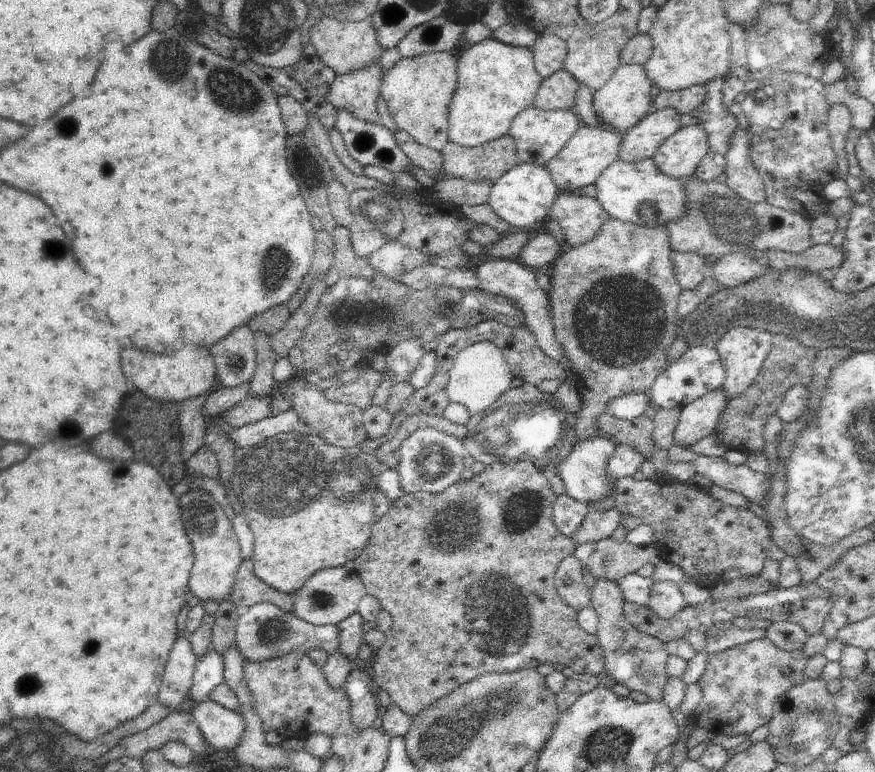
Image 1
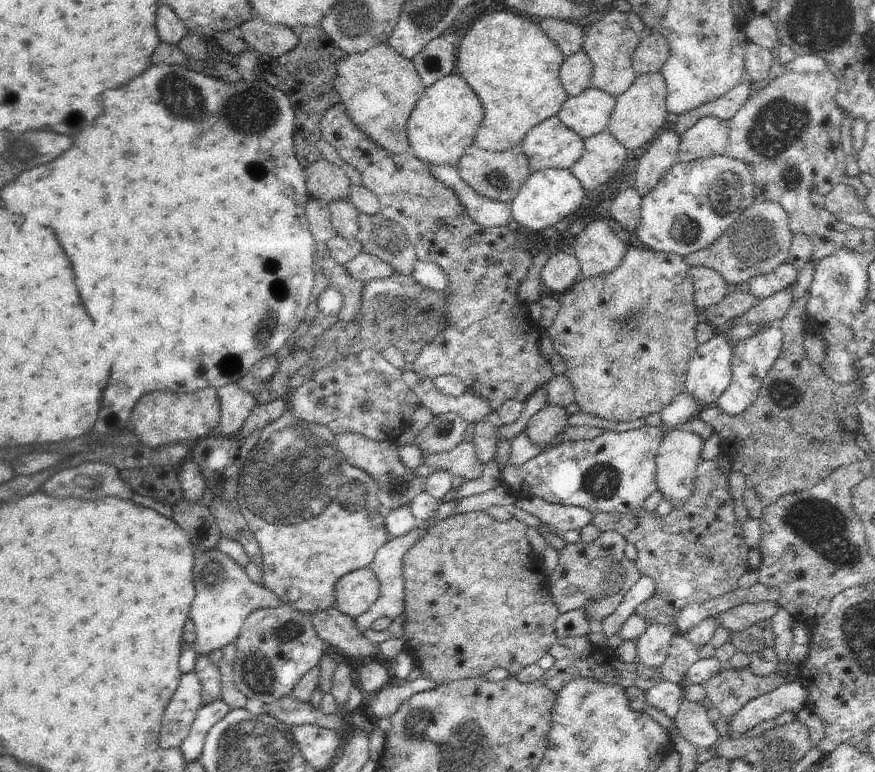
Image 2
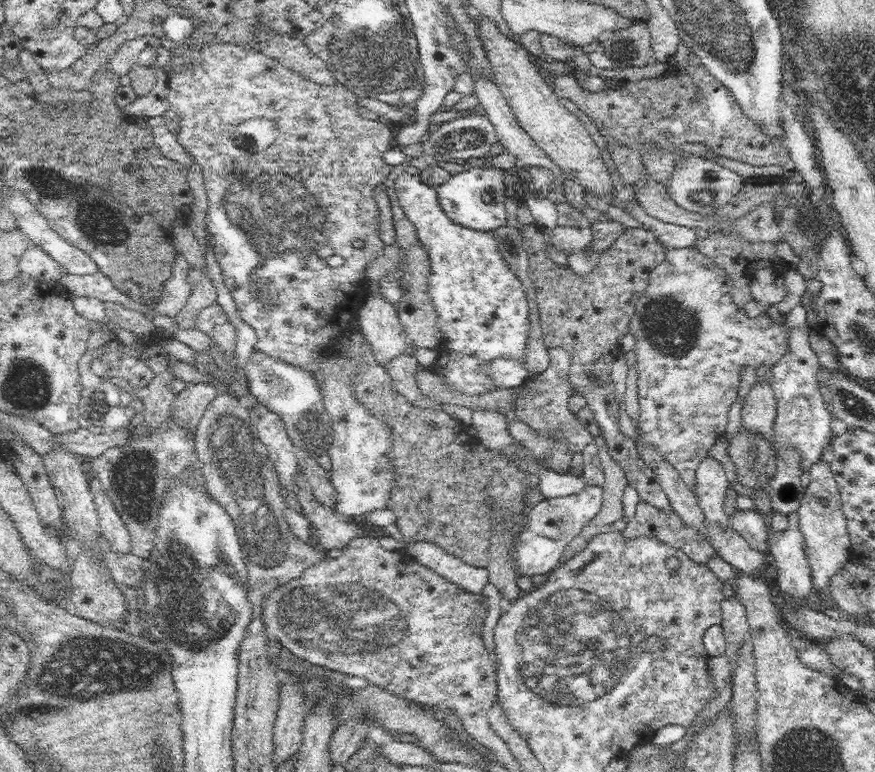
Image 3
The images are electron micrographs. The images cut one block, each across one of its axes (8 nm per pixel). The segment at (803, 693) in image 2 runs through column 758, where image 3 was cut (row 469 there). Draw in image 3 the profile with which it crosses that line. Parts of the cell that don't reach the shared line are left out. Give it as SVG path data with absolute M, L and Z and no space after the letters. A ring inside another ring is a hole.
M707 456L696 469L696 501L706 515L706 522L720 526L723 530L734 531L730 525L730 516L724 513L726 490L730 482L724 473L724 468L718 460Z

